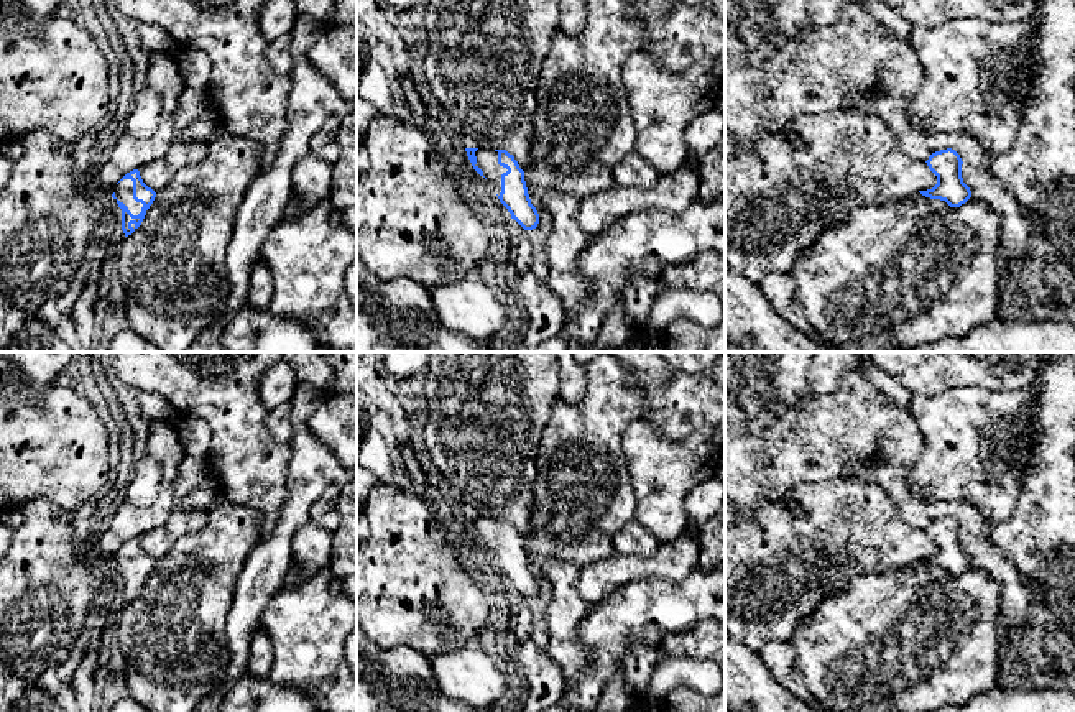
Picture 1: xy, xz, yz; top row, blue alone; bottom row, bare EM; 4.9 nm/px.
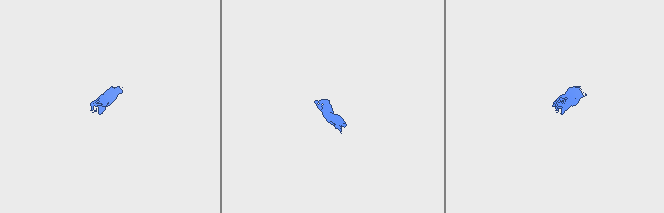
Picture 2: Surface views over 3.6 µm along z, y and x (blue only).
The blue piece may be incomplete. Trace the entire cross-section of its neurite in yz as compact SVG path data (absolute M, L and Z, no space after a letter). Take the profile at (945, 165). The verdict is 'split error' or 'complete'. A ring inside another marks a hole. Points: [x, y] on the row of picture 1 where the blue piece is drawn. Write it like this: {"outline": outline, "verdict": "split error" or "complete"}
{"outline": "M955 150L935 151L925 163L937 176L937 184L932 189L919 191L922 196L945 201L950 207L960 207L971 197L971 191L962 178L963 161Z", "verdict": "complete"}

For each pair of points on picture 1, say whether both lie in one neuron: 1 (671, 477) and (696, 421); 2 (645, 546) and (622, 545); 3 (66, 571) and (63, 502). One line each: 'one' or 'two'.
1: two
2: one
3: two

